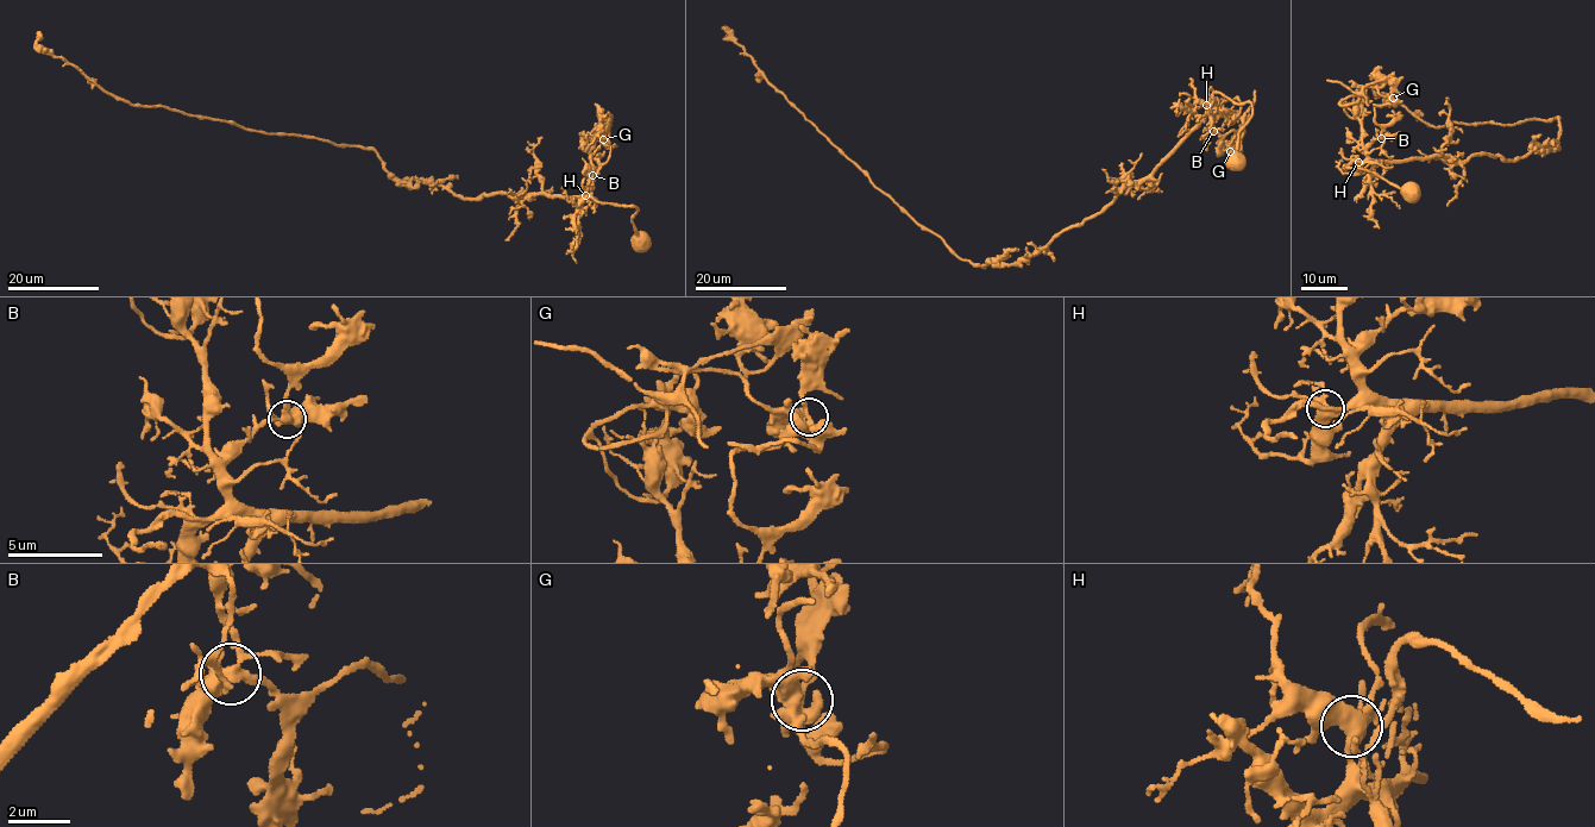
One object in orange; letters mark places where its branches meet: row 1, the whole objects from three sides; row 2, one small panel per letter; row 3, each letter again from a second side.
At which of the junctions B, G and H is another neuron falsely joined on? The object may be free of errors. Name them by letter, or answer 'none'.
B

